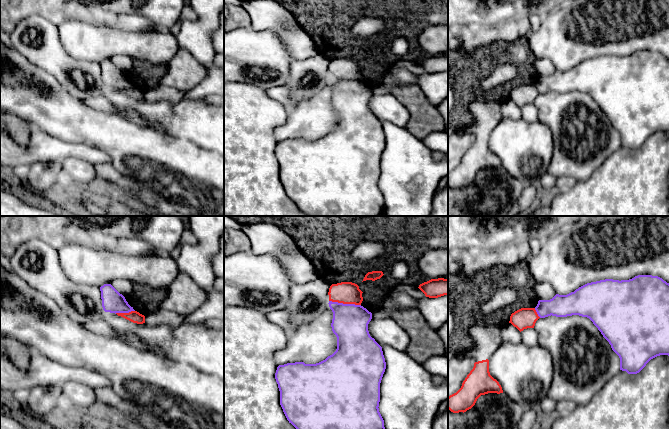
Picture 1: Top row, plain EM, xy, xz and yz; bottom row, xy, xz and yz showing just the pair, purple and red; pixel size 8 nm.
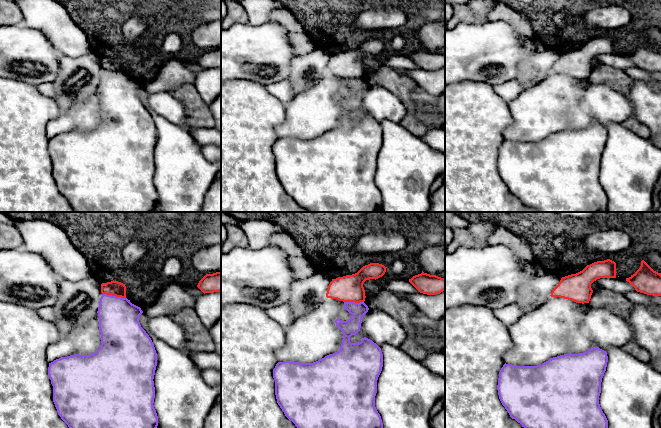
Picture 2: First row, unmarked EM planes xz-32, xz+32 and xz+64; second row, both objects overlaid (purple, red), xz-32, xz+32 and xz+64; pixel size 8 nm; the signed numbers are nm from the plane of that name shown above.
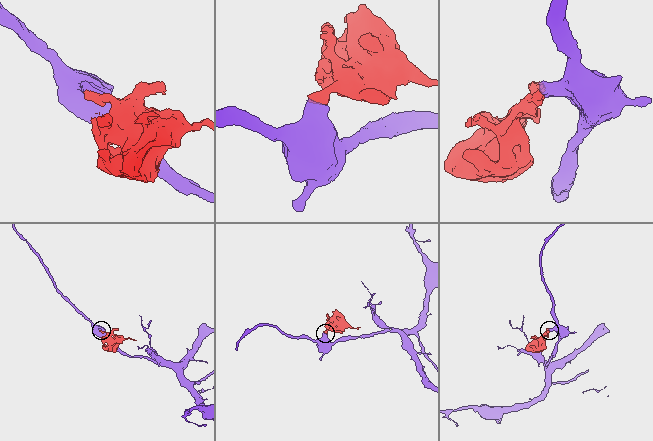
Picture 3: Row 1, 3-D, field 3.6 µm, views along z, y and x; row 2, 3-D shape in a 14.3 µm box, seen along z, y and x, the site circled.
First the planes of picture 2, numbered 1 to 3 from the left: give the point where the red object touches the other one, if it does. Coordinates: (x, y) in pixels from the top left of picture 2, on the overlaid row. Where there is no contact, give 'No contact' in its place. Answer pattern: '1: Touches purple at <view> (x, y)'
1: Touches purple at xz-32 (114, 296)
2: Touches purple at xz+32 (354, 302)
3: No contact

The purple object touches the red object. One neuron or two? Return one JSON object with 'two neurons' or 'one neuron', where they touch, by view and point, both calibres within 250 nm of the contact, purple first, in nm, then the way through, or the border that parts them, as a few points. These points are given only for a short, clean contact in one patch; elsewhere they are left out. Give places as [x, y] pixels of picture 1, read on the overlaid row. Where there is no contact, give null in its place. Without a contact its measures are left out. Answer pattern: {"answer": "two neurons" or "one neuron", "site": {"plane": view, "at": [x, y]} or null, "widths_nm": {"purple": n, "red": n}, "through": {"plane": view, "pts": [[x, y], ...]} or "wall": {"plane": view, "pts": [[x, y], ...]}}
{"answer": "two neurons", "site": {"plane": "xz", "at": [345, 304]}, "widths_nm": {"purple": 280, "red": 180}, "wall": {"plane": "xz", "pts": [[329, 300], [360, 305]]}}

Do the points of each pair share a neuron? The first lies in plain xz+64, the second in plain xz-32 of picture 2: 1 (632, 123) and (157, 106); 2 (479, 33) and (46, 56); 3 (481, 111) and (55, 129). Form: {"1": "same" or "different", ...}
{"1": "different", "2": "same", "3": "different"}

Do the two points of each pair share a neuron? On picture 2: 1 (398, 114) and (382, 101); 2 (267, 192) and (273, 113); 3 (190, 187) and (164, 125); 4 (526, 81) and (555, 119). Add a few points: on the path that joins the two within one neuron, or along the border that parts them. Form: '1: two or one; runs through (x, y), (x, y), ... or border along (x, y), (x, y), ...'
1: one; runs through (394, 110), (386, 105)
2: one; runs through (262, 172), (262, 133)
3: one; runs through (182, 172), (172, 140)
4: two; border along (541, 80), (523, 90)

